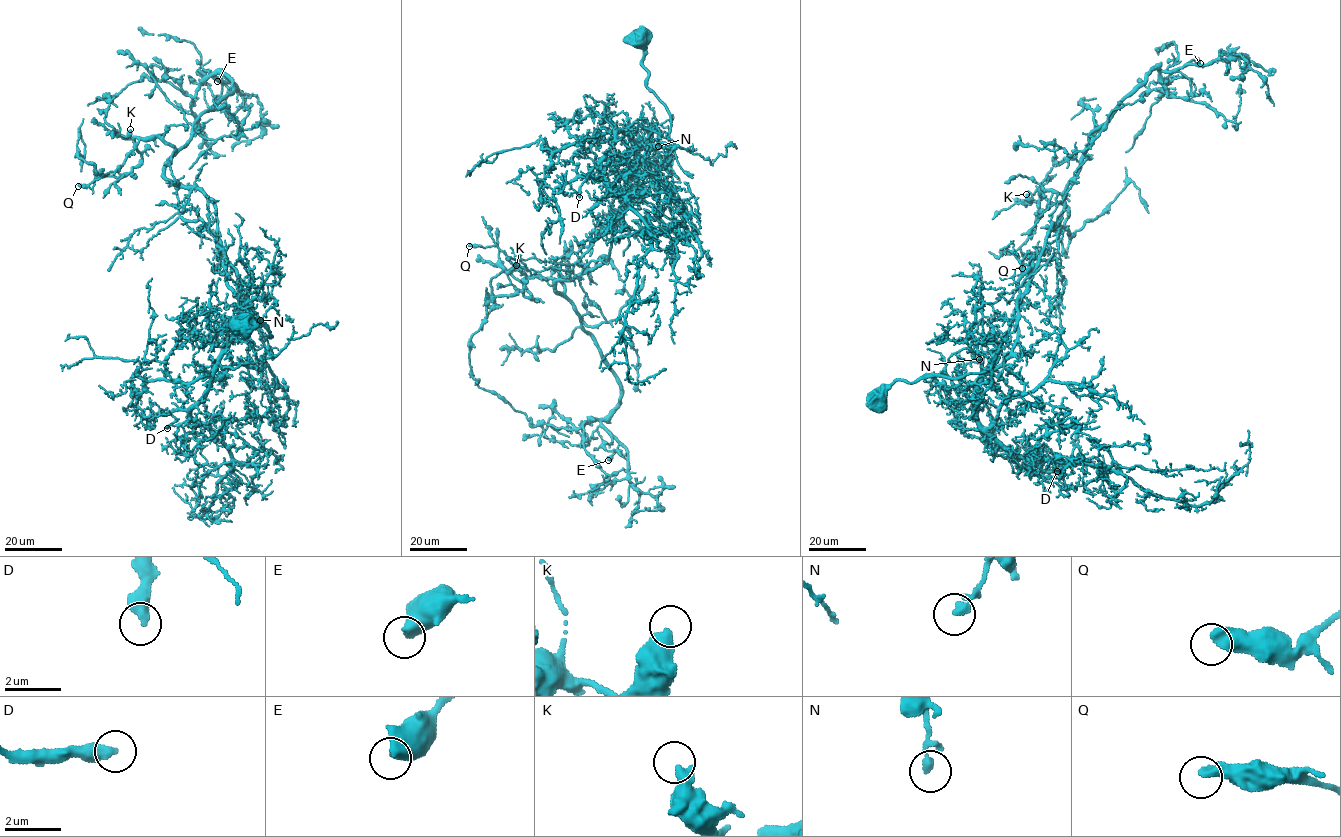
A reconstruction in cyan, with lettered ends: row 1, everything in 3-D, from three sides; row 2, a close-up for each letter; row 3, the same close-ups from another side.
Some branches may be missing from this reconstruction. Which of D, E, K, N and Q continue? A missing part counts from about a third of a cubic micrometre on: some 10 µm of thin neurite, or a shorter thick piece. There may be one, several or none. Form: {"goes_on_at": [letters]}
{"goes_on_at": ["E"]}

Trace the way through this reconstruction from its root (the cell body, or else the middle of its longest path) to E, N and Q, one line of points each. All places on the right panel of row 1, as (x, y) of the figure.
E: (877, 402), (897, 380), (994, 364), (1018, 278), (1058, 250), (1064, 190), (1088, 137), (1154, 69), (1200, 63)
N: (877, 402), (897, 380), (987, 371), (999, 357), (988, 369), (991, 355), (974, 352), (970, 334), (979, 359)
Q: (877, 402), (897, 380), (994, 364), (1018, 278), (1058, 250), (1060, 194), (1042, 188), (1022, 268)

